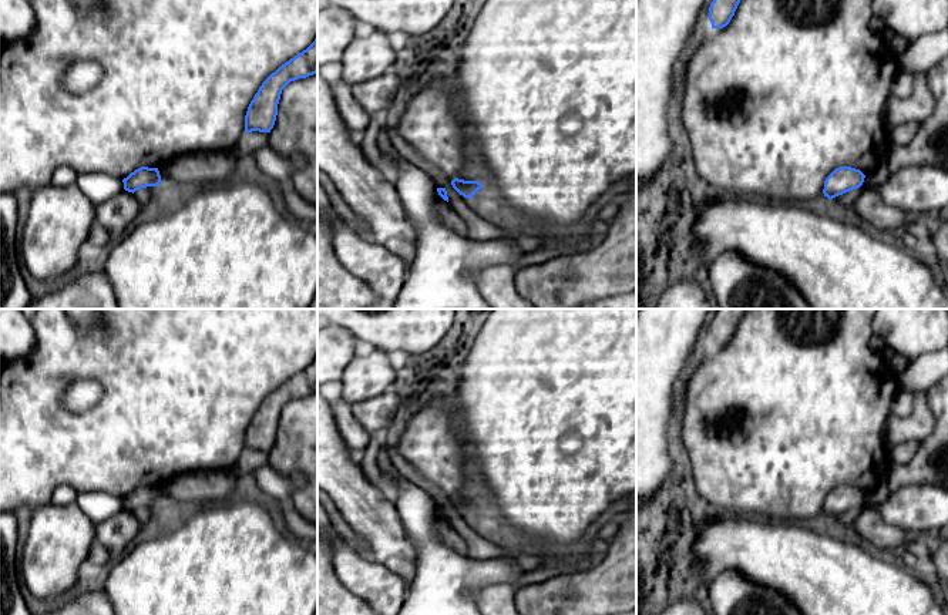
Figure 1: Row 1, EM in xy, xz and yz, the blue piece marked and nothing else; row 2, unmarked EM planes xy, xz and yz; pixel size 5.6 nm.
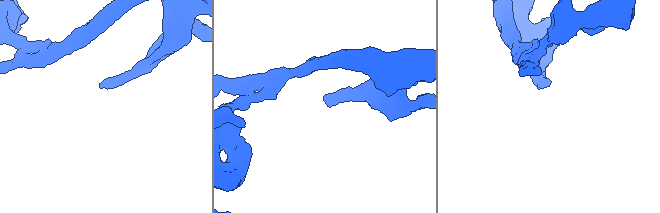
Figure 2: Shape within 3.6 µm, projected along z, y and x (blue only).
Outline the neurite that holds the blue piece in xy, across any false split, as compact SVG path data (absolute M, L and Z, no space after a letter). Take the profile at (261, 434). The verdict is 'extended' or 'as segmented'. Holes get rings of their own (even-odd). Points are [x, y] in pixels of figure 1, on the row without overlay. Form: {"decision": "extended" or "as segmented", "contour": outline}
{"decision": "as segmented", "contour": "M317 356L302 372L282 383L259 406L245 434L245 451L270 451L282 409L295 399L317 391Z"}

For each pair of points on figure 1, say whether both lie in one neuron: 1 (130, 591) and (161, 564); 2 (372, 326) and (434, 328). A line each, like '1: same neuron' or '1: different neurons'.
1: same neuron
2: same neuron

